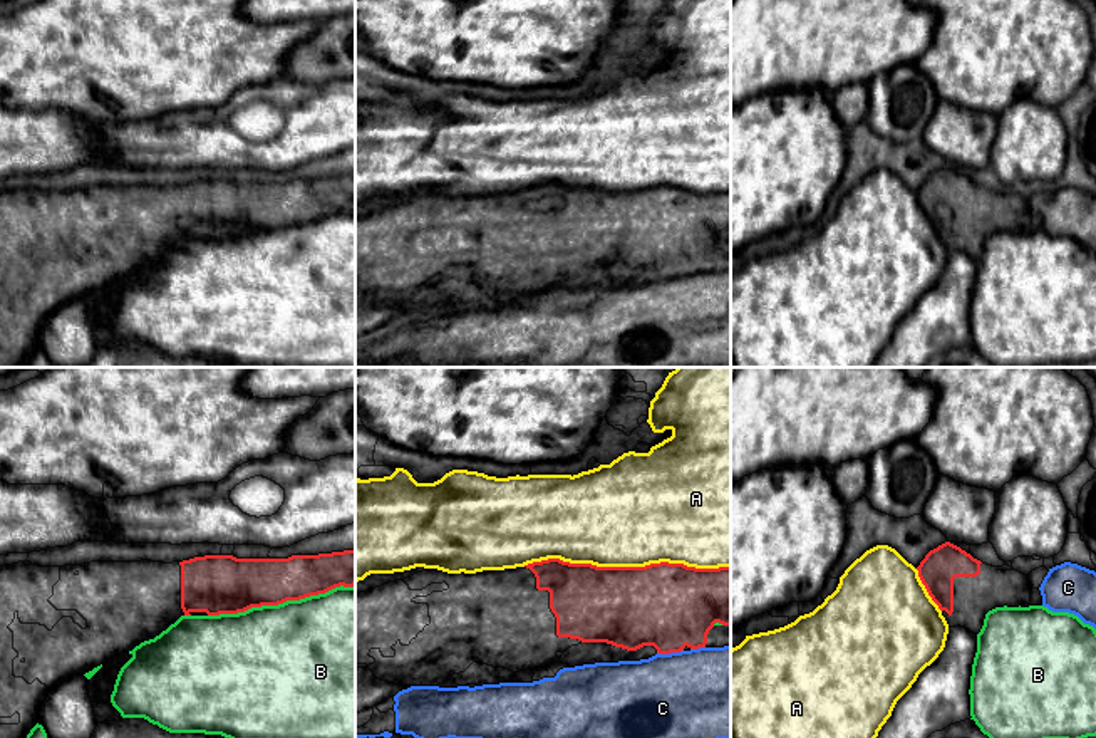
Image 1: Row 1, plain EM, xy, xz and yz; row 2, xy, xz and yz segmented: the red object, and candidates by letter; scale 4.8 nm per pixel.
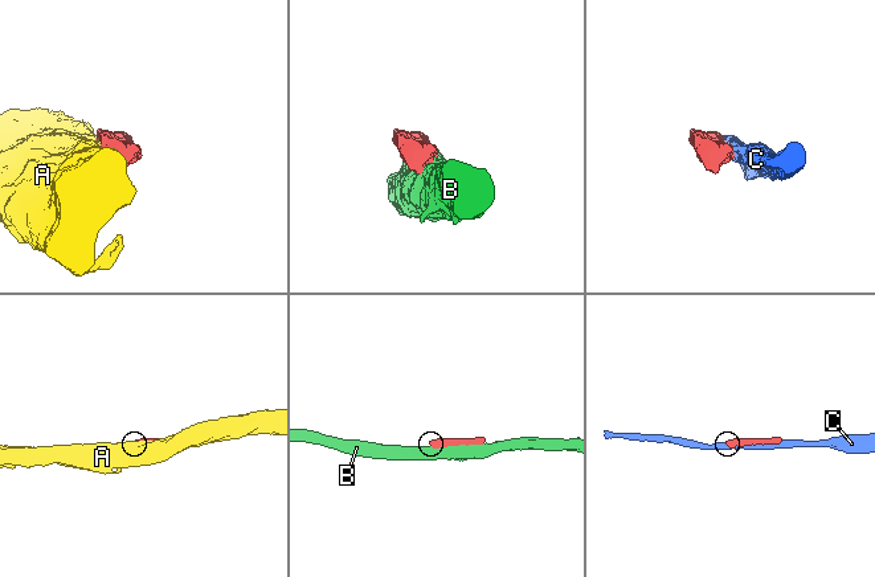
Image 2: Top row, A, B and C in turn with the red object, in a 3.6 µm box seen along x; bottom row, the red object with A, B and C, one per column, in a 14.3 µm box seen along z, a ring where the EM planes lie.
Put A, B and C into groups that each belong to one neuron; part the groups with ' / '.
A / B / C

